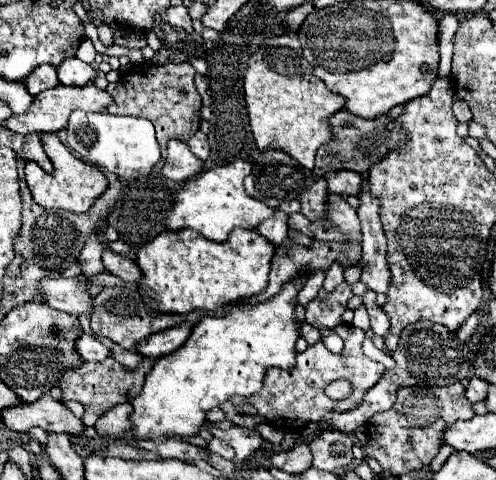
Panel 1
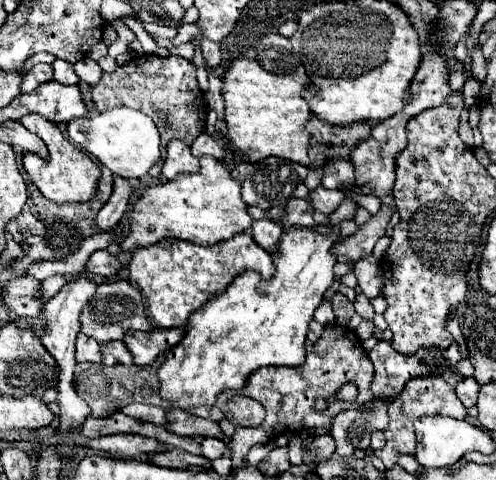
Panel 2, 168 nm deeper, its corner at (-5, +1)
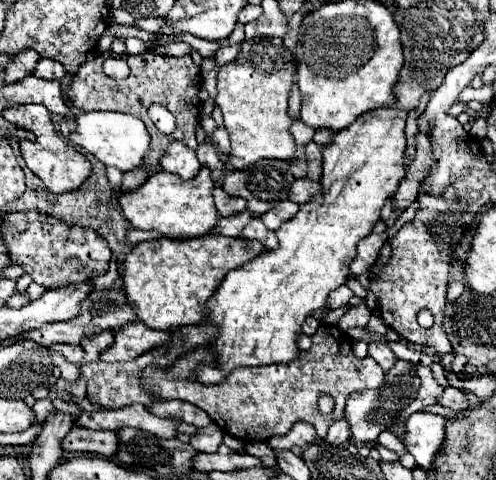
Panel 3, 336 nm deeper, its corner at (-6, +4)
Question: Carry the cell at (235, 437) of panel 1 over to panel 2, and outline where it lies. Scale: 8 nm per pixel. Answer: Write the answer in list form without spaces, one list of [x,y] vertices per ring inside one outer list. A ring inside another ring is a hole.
[[[181,409],[167,411],[167,419],[169,419],[167,429],[177,435],[189,435],[189,437],[201,435],[201,437],[217,437],[217,439],[223,435],[219,423],[215,423],[211,419],[195,417],[195,415],[181,411]]]

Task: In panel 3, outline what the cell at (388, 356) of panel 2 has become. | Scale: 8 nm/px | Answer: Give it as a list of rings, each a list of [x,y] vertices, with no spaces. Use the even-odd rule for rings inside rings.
[[[370,342],[368,344],[368,356],[372,356],[380,364],[382,370],[390,370],[396,362],[396,354],[384,342]]]

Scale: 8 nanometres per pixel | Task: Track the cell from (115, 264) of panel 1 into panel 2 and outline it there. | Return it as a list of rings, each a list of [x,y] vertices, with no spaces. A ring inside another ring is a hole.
[[[103,249],[103,251],[95,251],[89,257],[85,269],[91,271],[91,273],[95,273],[95,275],[105,275],[107,277],[107,275],[119,273],[123,269],[123,265],[119,263],[119,259],[115,255],[111,255],[107,249]]]

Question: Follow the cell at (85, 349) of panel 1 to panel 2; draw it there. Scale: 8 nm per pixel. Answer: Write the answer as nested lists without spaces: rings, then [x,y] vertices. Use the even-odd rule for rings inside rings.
[[[79,333],[77,335],[77,351],[75,351],[75,359],[77,361],[91,361],[91,363],[99,363],[101,361],[101,347],[95,339]]]

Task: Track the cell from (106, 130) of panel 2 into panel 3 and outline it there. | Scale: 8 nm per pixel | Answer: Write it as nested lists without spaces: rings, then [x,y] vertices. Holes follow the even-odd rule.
[[[84,112],[60,122],[60,132],[66,140],[74,142],[82,150],[96,156],[106,166],[116,166],[118,170],[134,170],[142,164],[146,150],[150,148],[150,134],[144,122],[132,114],[120,112]]]

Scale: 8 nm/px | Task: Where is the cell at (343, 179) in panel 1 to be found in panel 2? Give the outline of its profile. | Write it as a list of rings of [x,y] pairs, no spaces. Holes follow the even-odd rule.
[[[333,159],[323,169],[321,185],[325,189],[343,189],[355,185],[355,167],[351,167],[349,161]]]

